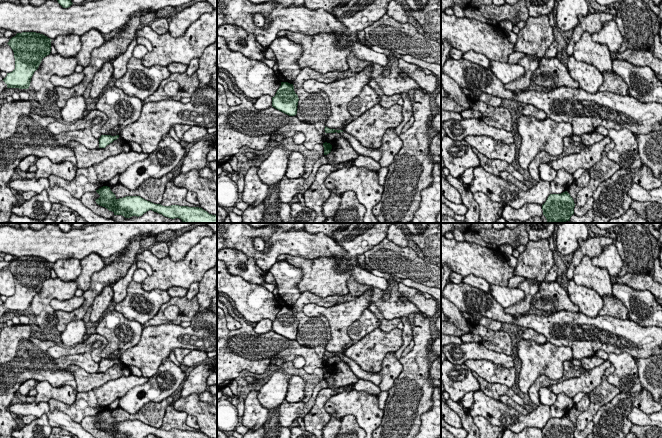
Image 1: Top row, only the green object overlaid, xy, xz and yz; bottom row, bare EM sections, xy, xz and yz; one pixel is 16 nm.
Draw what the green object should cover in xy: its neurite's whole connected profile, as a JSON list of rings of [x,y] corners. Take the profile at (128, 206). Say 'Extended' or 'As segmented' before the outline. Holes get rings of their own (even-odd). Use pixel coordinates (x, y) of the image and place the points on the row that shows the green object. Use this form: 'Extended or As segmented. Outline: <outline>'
As segmented. Outline: [[[103,186],[96,192],[100,195],[95,200],[98,205],[112,211],[114,215],[122,215],[125,218],[139,217],[152,210],[171,219],[179,218],[183,223],[217,223],[217,215],[209,214],[199,207],[163,206],[147,201],[140,196],[126,196],[117,199],[108,186]]]

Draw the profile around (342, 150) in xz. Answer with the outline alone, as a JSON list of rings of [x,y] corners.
[[[339,138],[331,149],[335,163],[342,163],[357,159],[359,154],[351,147],[348,140]]]

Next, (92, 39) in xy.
[[[92,29],[87,33],[80,36],[81,49],[75,56],[77,58],[77,64],[82,67],[87,67],[90,63],[91,53],[95,48],[99,48],[105,43],[103,34],[98,30]]]

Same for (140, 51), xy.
[[[137,44],[133,50],[133,57],[141,59],[148,53],[147,48],[144,45]]]

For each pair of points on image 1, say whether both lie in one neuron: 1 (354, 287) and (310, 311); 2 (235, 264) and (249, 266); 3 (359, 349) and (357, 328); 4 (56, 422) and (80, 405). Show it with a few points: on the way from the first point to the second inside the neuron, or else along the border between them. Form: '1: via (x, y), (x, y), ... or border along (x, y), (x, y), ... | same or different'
1: border along (372, 292), (367, 290), (353, 298) | different
2: via (238, 263), (244, 261), (246, 263) | same
3: border along (378, 327), (366, 333), (345, 351) | different
4: border along (47, 402), (51, 410), (61, 410), (80, 424) | different

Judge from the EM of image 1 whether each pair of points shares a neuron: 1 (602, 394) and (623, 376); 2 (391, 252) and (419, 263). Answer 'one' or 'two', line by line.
1: two
2: one

